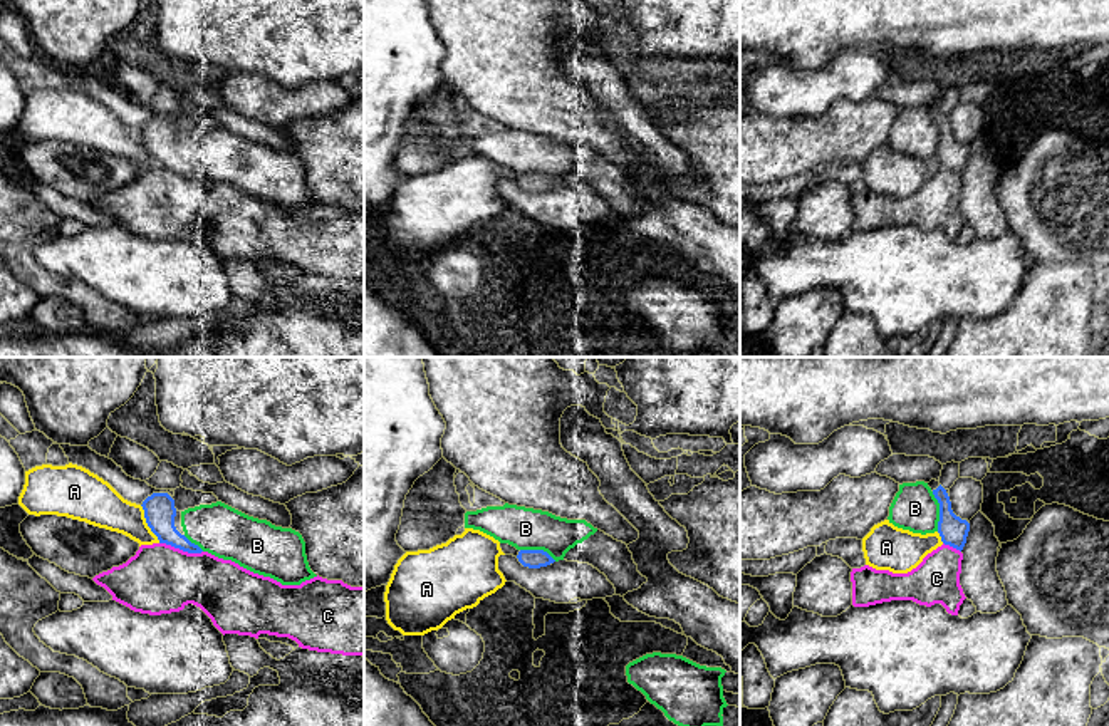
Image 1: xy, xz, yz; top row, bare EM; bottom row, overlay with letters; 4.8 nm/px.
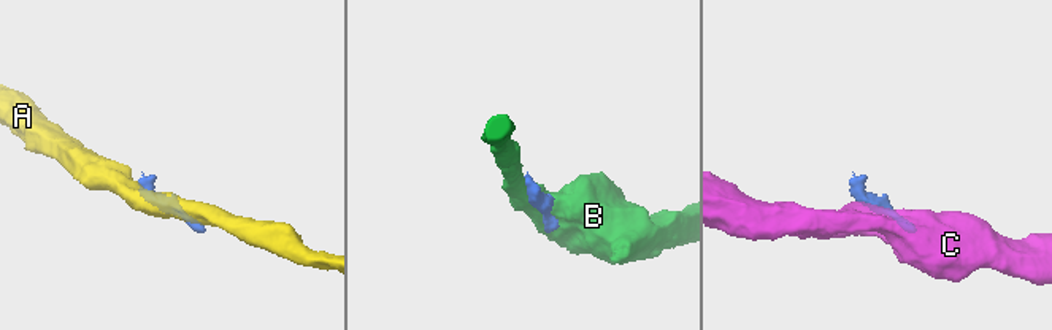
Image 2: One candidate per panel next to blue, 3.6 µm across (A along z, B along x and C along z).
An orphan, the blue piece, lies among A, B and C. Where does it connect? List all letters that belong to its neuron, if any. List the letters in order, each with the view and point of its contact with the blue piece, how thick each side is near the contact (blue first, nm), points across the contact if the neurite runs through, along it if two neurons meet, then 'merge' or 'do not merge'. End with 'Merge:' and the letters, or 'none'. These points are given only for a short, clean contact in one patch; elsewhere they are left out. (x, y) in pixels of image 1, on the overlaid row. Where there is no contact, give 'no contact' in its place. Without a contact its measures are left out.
A: xy (146, 522) | 150/220 nm | do not merge
B: yz (940, 512) | 140/220 nm | do not merge
C: xy (182, 549) | 150/340 nm | do not merge
Merge: none

